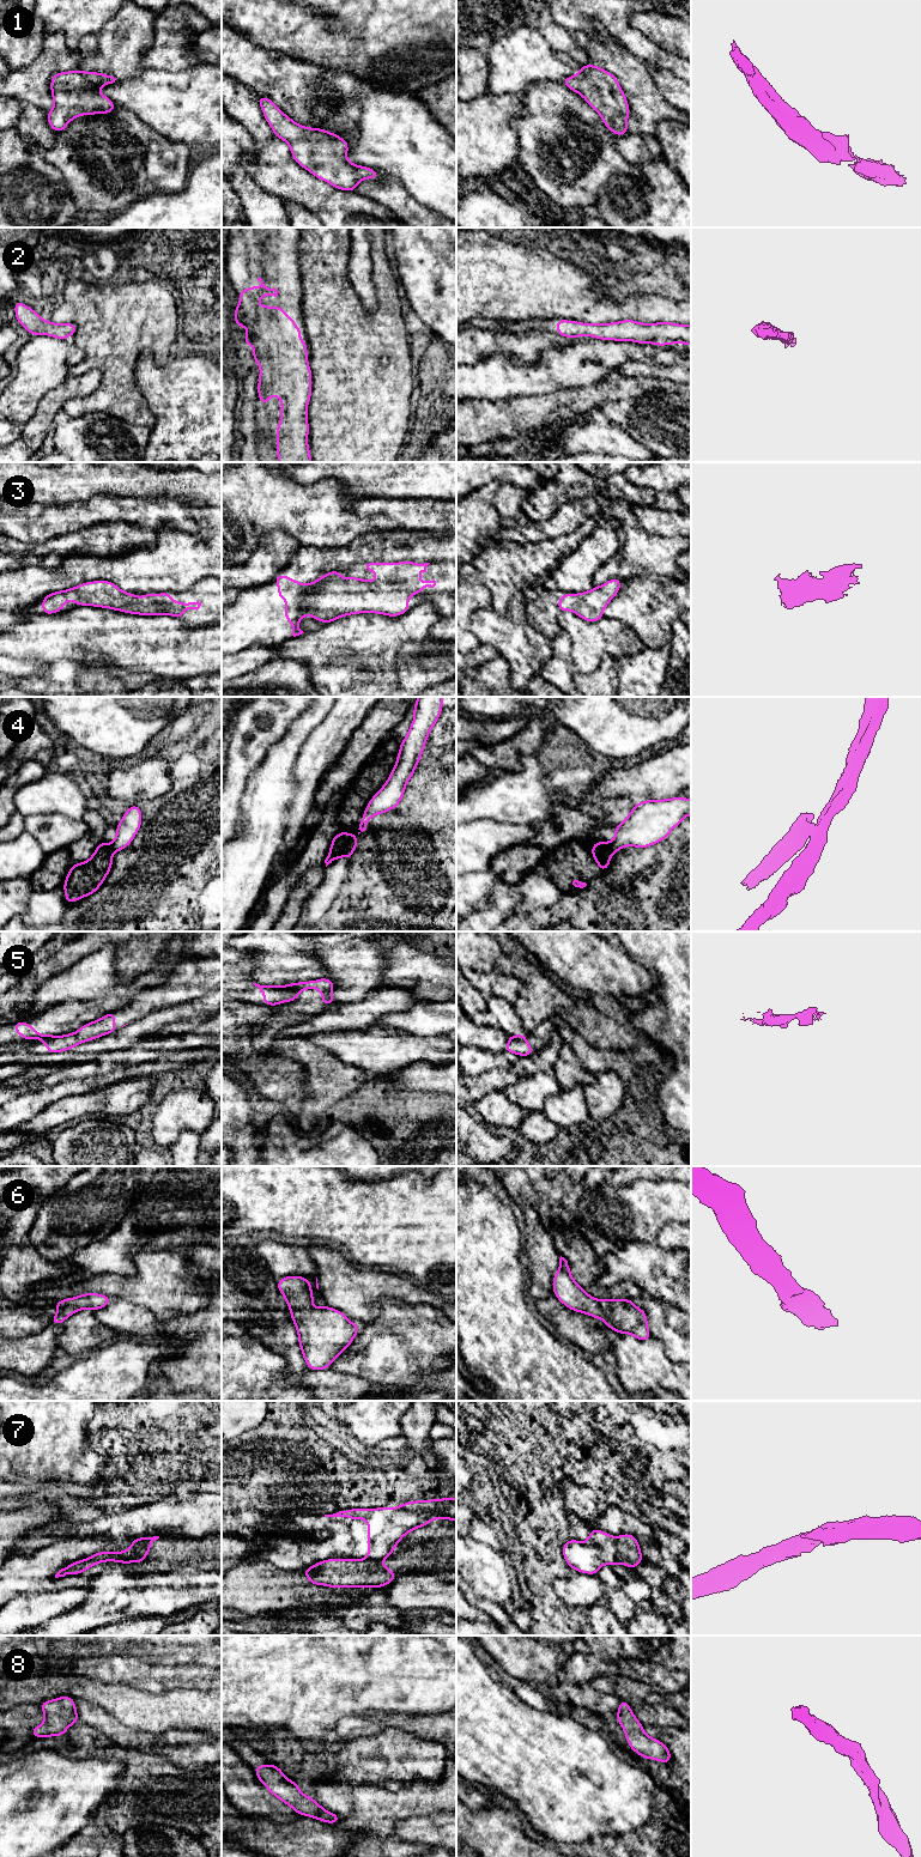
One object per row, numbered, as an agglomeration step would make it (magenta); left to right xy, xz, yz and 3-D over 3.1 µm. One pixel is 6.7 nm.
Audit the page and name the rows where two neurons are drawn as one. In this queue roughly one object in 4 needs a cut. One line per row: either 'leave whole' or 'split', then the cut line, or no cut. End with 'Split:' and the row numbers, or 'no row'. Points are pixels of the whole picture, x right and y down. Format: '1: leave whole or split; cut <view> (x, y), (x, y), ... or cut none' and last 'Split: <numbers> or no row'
1: leave whole; cut none
2: leave whole; cut none
3: leave whole; cut none
4: split; cut xz (352, 835), (343, 855)
5: split; cut xy (56, 1036), (40, 1039)
6: leave whole; cut none
7: split; cut xy (139, 1539), (138, 1553), (141, 1558), (137, 1561)
8: leave whole; cut none
Split: 4, 5, 7

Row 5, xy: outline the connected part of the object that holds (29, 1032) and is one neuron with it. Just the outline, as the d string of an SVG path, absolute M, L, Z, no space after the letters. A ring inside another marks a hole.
M16 1021L14 1022L14 1032L17 1034L22 1034L23 1038L20 1040L25 1039L46 1039L46 1038L53 1038L56 1036L53 1034L41 1034L36 1031L36 1028L31 1025L28 1024L28 1021L22 1022L22 1021Z

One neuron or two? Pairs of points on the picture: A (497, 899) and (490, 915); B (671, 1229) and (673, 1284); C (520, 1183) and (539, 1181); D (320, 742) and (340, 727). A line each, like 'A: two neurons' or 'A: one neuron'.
A: one neuron
B: two neurons
C: two neurons
D: one neuron

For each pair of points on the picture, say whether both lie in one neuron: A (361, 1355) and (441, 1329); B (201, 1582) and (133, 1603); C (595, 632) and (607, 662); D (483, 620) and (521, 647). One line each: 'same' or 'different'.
A: same
B: same
C: different
D: same

